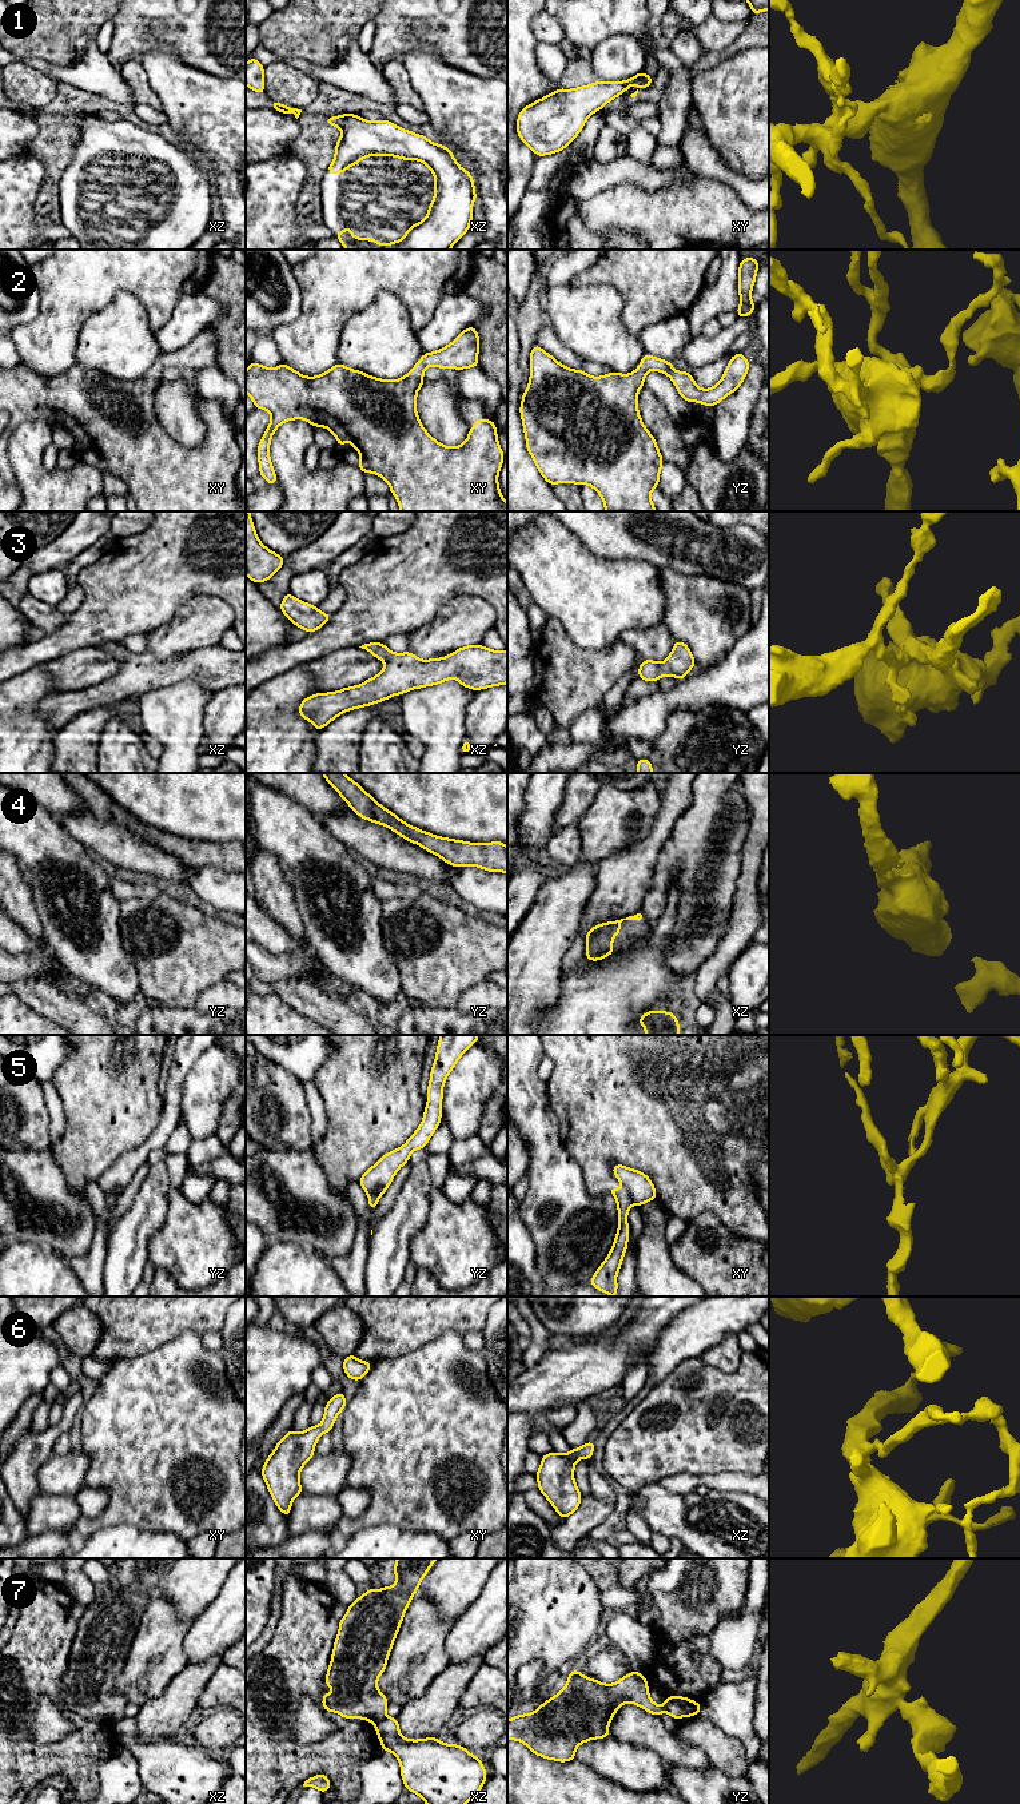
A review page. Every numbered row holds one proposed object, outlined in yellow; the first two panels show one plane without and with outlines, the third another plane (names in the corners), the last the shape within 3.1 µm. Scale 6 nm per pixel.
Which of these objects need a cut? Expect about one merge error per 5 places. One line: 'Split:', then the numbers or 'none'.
Split: 5, 7

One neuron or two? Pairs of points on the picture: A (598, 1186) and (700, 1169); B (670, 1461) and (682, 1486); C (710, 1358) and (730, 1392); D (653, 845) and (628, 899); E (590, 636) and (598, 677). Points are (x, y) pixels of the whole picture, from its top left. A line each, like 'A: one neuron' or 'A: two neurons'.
A: one neuron
B: two neurons
C: two neurons
D: one neuron
E: two neurons

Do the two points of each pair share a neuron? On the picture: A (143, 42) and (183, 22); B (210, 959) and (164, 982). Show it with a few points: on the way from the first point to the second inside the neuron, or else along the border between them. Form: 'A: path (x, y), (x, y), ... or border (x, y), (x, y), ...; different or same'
A: path (152, 40), (164, 40), (174, 31); same
B: path (199, 959), (187, 959), (175, 971); same

